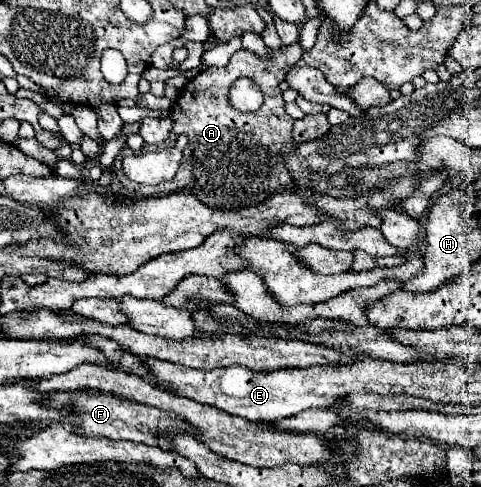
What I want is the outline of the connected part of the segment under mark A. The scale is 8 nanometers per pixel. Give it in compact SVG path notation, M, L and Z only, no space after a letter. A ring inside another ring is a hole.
M296 42L292 46L270 48L270 58L262 59L250 50L238 50L230 64L224 68L208 68L200 72L196 78L188 80L184 90L180 92L174 106L178 106L178 122L186 124L188 146L184 148L184 158L180 162L176 178L172 178L172 188L160 186L142 186L132 182L124 170L122 160L132 156L130 148L124 148L114 160L114 174L122 182L122 186L134 194L142 196L164 196L170 192L192 190L198 200L214 208L242 208L264 202L278 188L290 188L292 178L286 170L282 152L292 150L292 124L294 118L286 114L282 90L278 84L284 80L284 64L298 62L302 58L302 44ZM240 76L255 77L255 83L264 94L264 104L256 112L240 112L230 106L228 92L234 80Z

